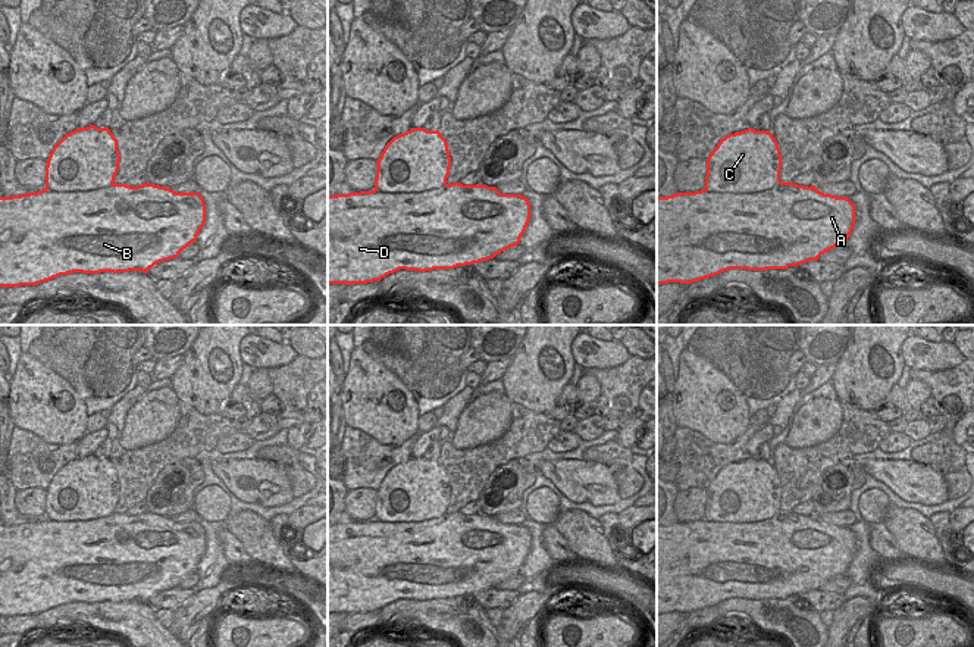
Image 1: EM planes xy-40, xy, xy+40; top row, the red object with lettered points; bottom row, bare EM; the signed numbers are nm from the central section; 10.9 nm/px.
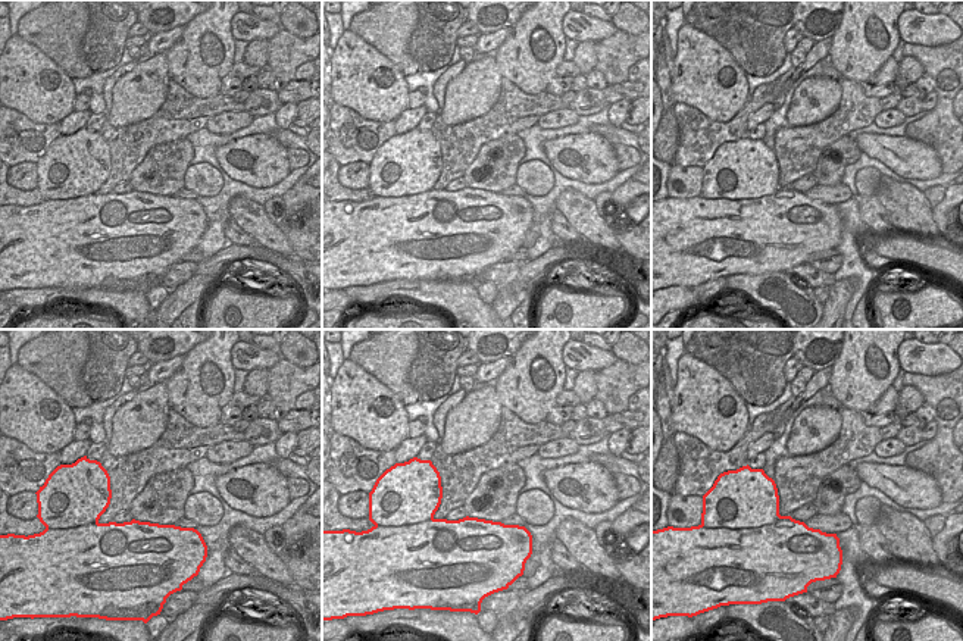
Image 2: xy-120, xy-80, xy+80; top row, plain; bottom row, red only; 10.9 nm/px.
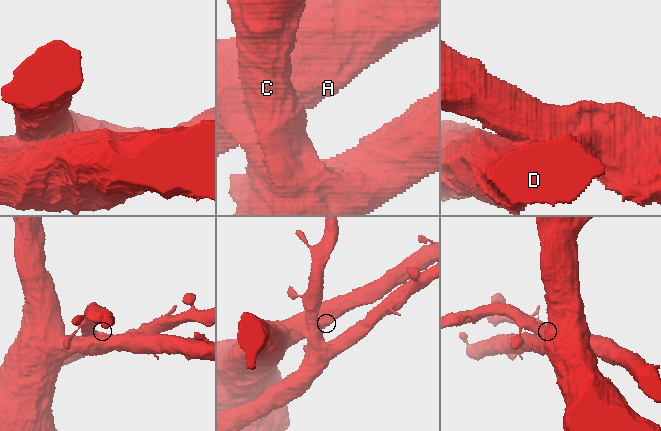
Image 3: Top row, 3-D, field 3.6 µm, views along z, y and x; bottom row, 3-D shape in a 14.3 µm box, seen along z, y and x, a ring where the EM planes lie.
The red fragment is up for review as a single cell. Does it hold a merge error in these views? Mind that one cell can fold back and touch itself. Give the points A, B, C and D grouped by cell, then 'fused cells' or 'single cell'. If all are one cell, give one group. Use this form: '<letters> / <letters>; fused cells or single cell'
A B D / C; fused cells

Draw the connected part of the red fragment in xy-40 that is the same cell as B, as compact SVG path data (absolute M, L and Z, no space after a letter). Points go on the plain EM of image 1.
M150 512L0 526L0 616L37 615L73 601L147 603L195 572L204 551L206 534L198 522L175 522Z

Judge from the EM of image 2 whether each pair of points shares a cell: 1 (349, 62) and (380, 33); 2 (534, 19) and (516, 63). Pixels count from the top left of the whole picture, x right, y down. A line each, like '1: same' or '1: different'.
1: different
2: same

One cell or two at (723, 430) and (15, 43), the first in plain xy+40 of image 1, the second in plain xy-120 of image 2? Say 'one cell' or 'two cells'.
one cell

